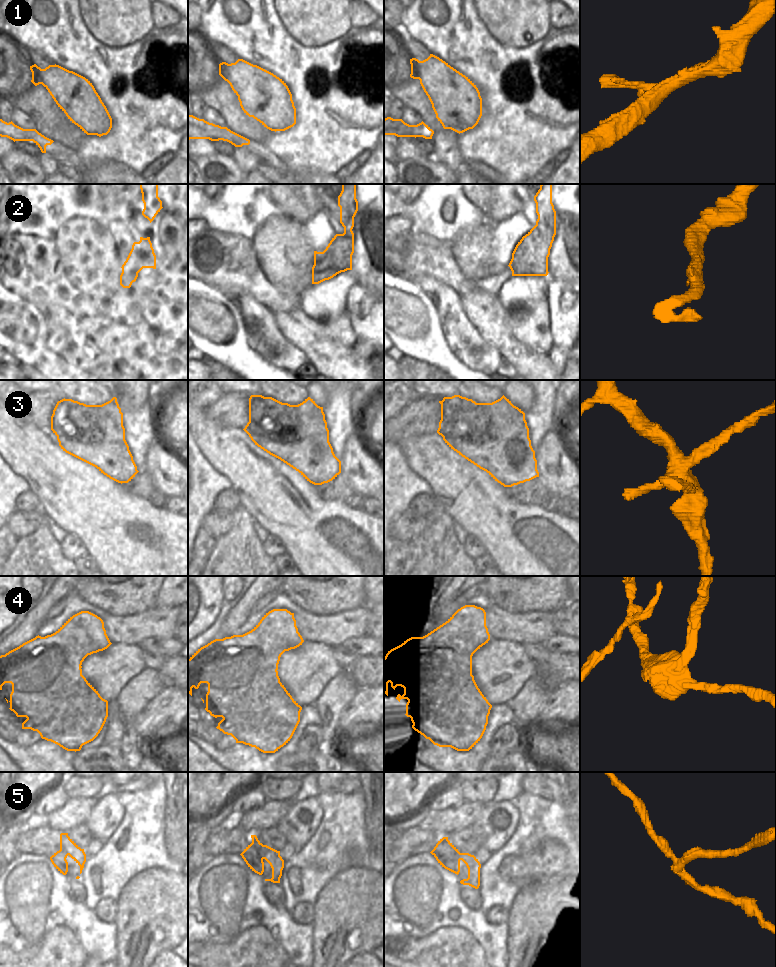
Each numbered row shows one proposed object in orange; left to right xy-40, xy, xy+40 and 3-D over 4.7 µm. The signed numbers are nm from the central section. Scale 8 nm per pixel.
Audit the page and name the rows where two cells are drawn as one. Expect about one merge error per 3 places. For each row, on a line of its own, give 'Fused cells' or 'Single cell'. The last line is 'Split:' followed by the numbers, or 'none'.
1: Single cell
2: Single cell
3: Fused cells
4: Fused cells
5: Fused cells
Split: 3, 4, 5

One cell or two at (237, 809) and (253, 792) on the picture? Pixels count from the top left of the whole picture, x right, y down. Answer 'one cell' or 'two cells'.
one cell

